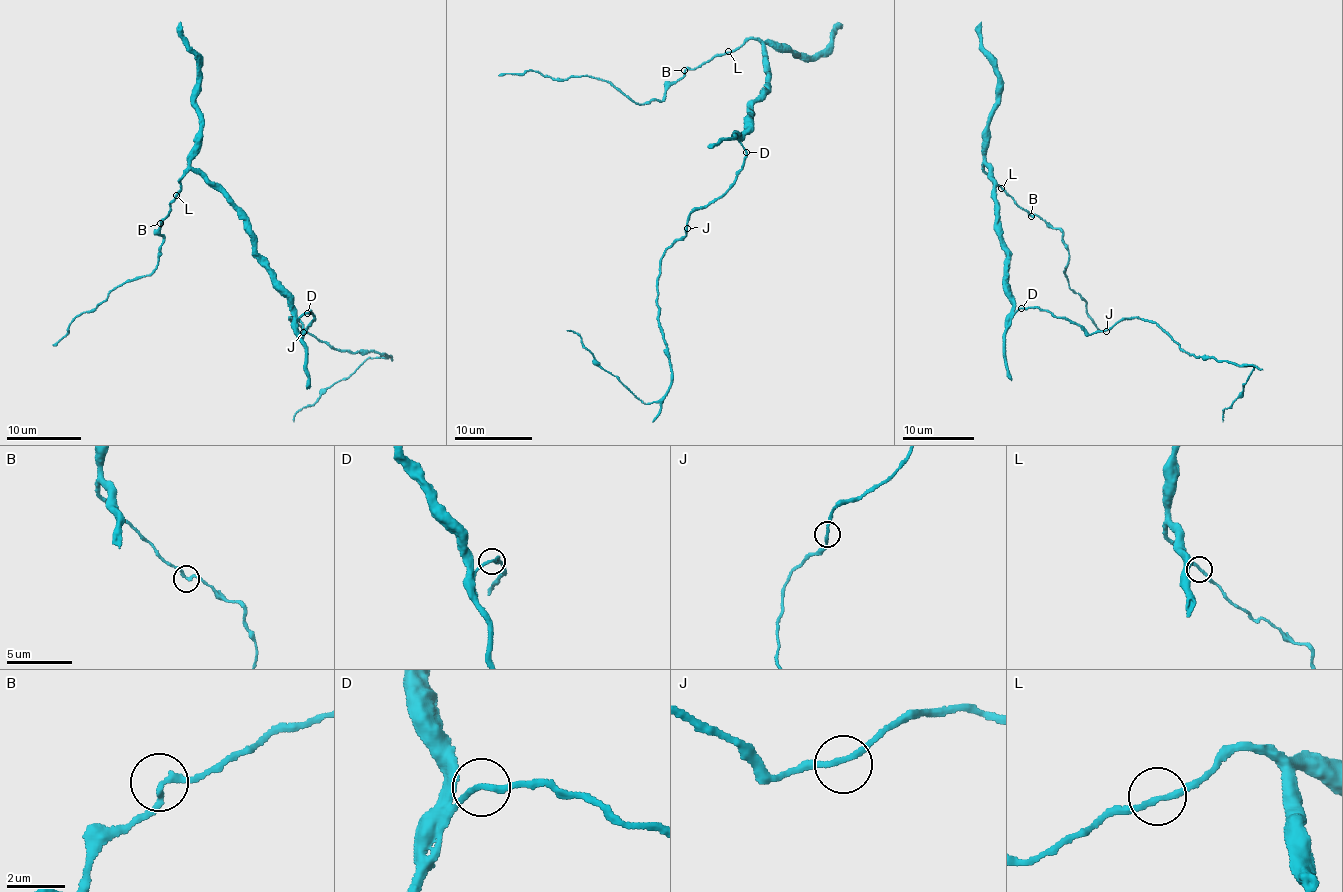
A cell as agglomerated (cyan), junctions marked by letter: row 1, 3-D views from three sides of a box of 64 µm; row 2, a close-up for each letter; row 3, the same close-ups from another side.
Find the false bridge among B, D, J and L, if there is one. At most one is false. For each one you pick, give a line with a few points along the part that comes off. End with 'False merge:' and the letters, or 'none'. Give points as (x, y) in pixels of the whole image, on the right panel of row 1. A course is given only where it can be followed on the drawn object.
False merge: none

